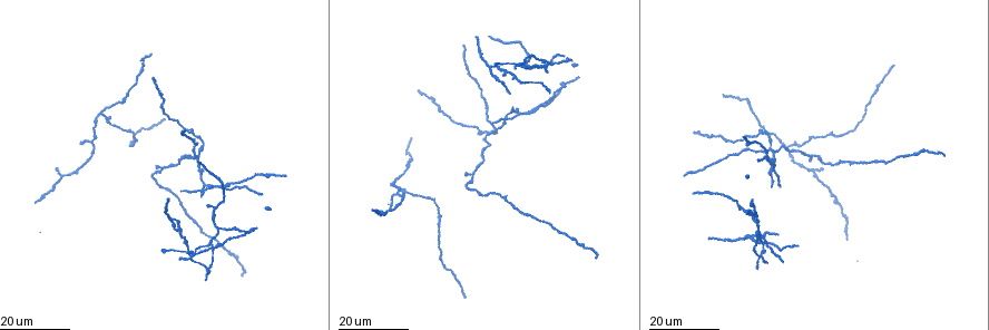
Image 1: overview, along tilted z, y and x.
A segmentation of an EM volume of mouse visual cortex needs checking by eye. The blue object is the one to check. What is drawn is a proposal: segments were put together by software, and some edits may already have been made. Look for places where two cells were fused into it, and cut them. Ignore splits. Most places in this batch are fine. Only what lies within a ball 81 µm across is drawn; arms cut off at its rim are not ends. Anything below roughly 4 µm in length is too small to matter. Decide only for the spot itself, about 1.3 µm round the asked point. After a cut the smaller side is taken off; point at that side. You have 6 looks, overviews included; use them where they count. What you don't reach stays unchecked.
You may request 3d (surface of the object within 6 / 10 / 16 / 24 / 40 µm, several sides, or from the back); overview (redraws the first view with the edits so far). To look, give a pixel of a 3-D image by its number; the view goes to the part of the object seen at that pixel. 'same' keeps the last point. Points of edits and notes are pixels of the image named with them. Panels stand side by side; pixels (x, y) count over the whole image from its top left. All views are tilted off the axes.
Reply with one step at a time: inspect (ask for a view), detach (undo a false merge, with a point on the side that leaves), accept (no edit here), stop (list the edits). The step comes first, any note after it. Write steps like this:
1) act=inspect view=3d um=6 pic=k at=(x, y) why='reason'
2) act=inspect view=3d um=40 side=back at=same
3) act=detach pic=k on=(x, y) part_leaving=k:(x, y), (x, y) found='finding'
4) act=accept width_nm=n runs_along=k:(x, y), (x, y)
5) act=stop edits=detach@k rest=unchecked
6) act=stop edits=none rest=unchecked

act=inspect view=3d um=24 pic=1 at=(491, 70) why='three-way junction'

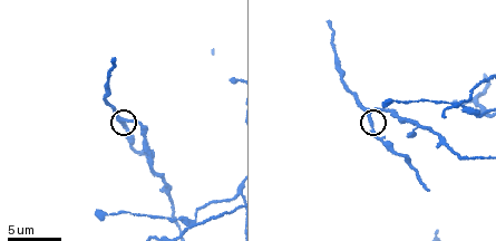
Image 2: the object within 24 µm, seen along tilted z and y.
act=inspect view=3d um=6 pic=2 at=(121, 119)

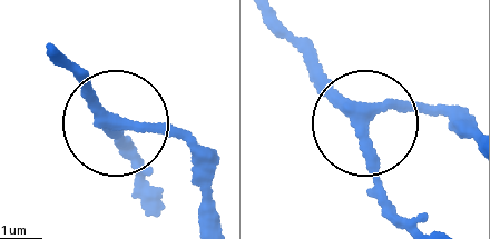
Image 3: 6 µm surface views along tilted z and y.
act=accept arms=3 found='one cell here'

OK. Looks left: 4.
act=inspect view=3d um=24 pic=1 at=(770, 151) why='four or more arms meet'

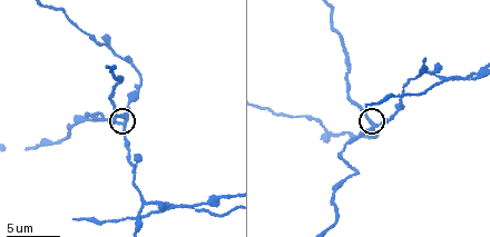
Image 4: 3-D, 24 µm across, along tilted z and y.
act=inspect view=3d um=6 pic=4 at=(123, 124)

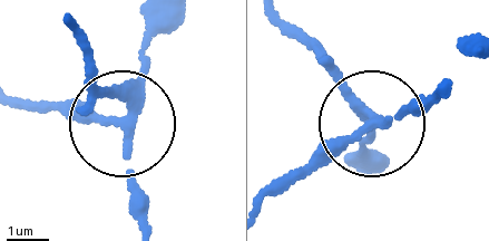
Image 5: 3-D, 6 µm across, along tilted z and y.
act=accept side_arm_um=39 runs_along=5:(111, 90), (127, 108), (137, 221) found='one cell here'

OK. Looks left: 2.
act=inspect view=3d um=16 pic=1 at=(98, 114) why='three arms meet'

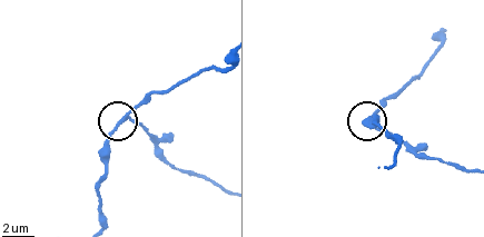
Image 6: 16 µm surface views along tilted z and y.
act=inspect view=3d um=10 pic=6 at=(125, 116)

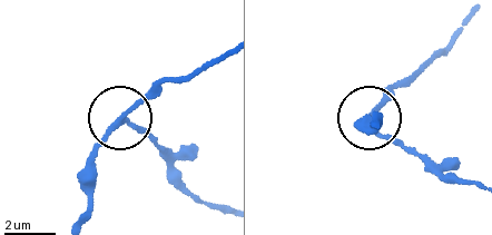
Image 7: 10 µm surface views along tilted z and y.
act=accept arms=3 found='continuous, no second cell'

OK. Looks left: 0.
act=stop edits=none rest=unchecked

